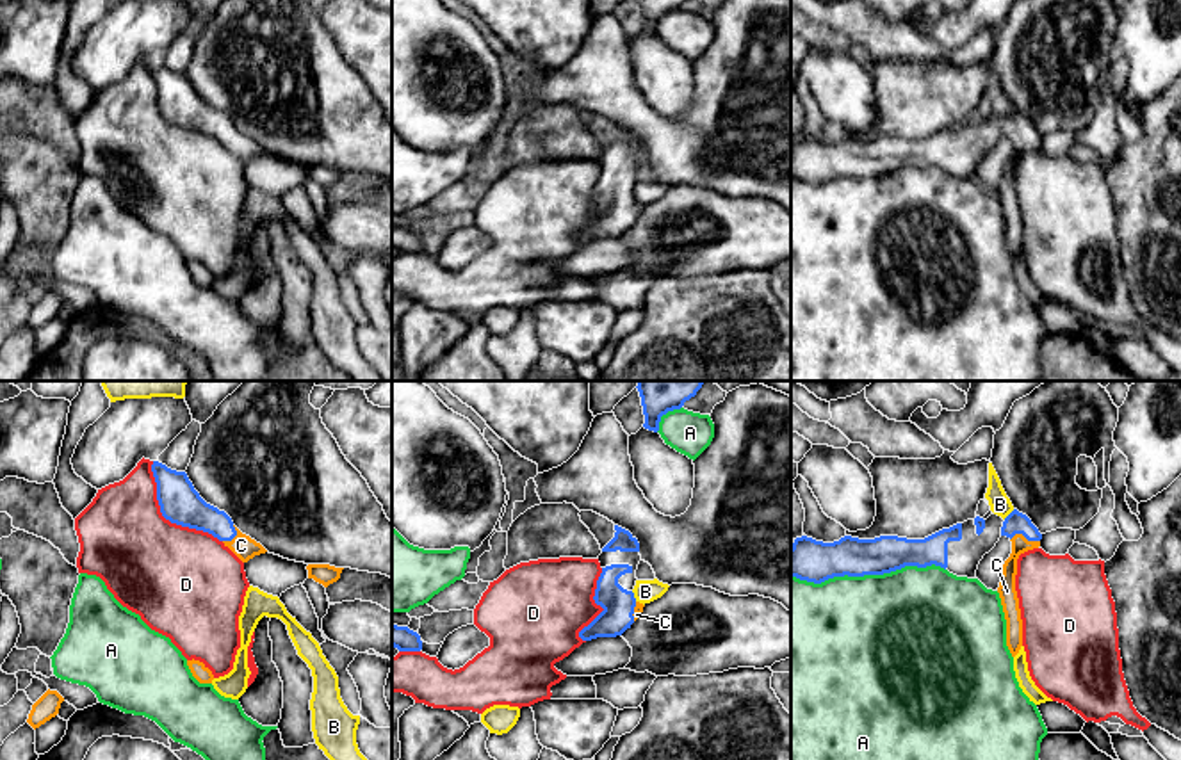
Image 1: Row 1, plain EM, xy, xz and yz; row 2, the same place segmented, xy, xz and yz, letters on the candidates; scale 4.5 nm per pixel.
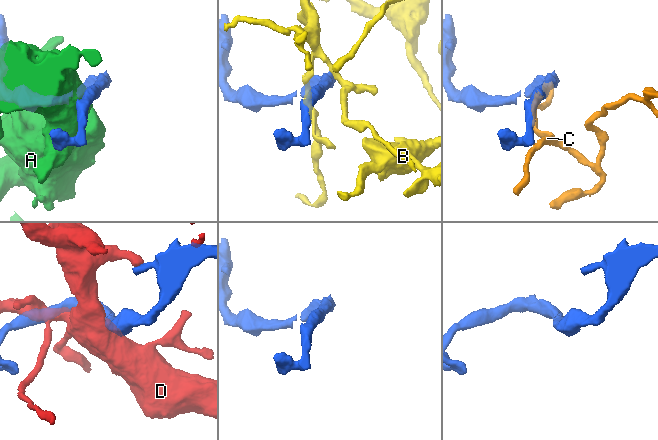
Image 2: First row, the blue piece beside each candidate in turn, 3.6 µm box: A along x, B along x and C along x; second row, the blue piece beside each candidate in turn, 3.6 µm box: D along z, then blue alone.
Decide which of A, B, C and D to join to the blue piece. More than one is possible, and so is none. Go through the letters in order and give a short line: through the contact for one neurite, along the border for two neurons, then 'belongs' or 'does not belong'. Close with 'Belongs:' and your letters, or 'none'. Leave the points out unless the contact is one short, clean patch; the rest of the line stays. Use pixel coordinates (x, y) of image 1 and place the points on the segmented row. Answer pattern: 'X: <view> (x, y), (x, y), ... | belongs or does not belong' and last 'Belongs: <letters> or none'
A: does not belong
B: does not belong
C: yz (1016, 522), (1025, 536), (1019, 543) | belongs
D: does not belong
Belongs: C

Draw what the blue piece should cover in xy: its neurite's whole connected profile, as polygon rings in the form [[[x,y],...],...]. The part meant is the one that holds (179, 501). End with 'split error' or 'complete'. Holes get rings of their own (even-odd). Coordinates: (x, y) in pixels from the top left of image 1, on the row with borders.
[[[153,461],[151,472],[157,482],[160,513],[166,520],[212,534],[242,562],[267,552],[260,543],[242,534],[224,511],[207,504],[185,472],[171,470],[159,461]]]; split error

